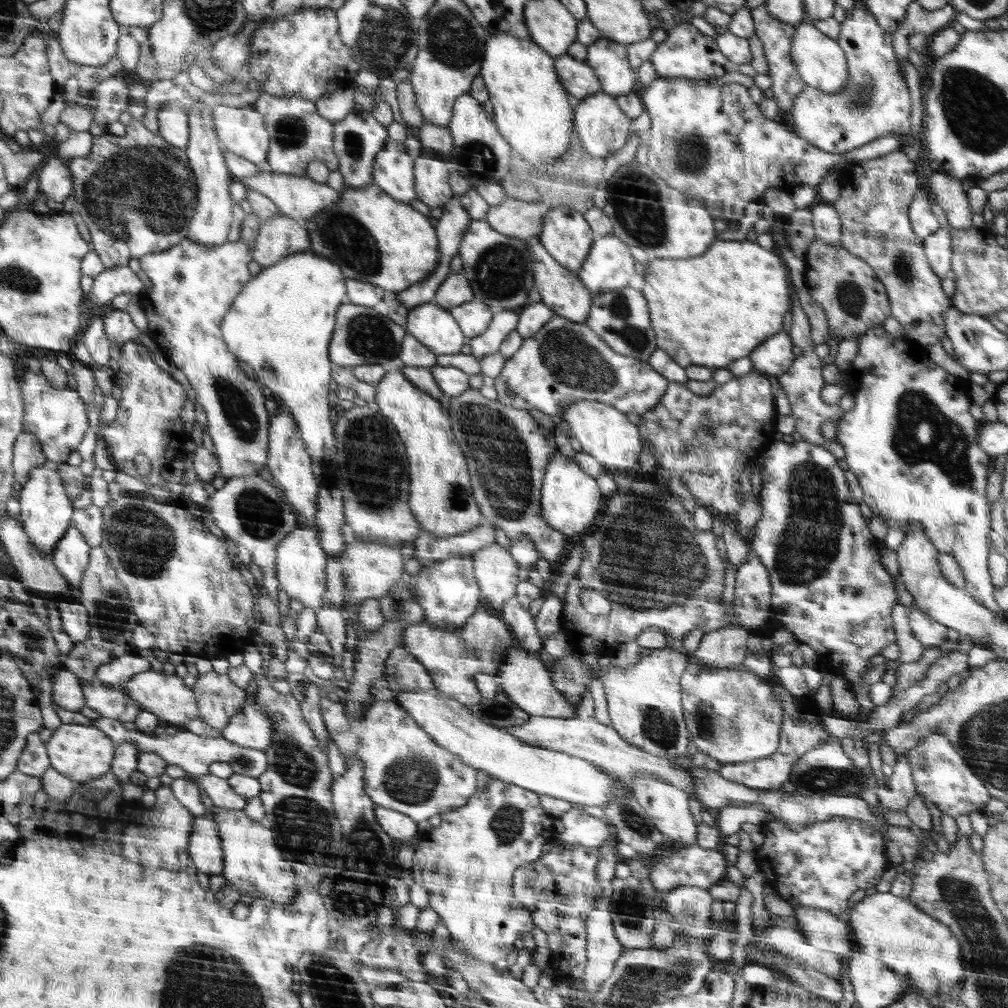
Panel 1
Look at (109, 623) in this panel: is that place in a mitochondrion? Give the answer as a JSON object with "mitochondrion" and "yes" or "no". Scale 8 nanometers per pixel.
{"mitochondrion":"yes"}

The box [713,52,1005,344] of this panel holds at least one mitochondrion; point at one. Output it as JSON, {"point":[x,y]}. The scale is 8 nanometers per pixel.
{"point":[862,96]}

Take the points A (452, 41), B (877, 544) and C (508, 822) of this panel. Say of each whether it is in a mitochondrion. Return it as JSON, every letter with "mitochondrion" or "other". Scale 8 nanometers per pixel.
{"A":"mitochondrion","B":"other","C":"mitochondrion"}

